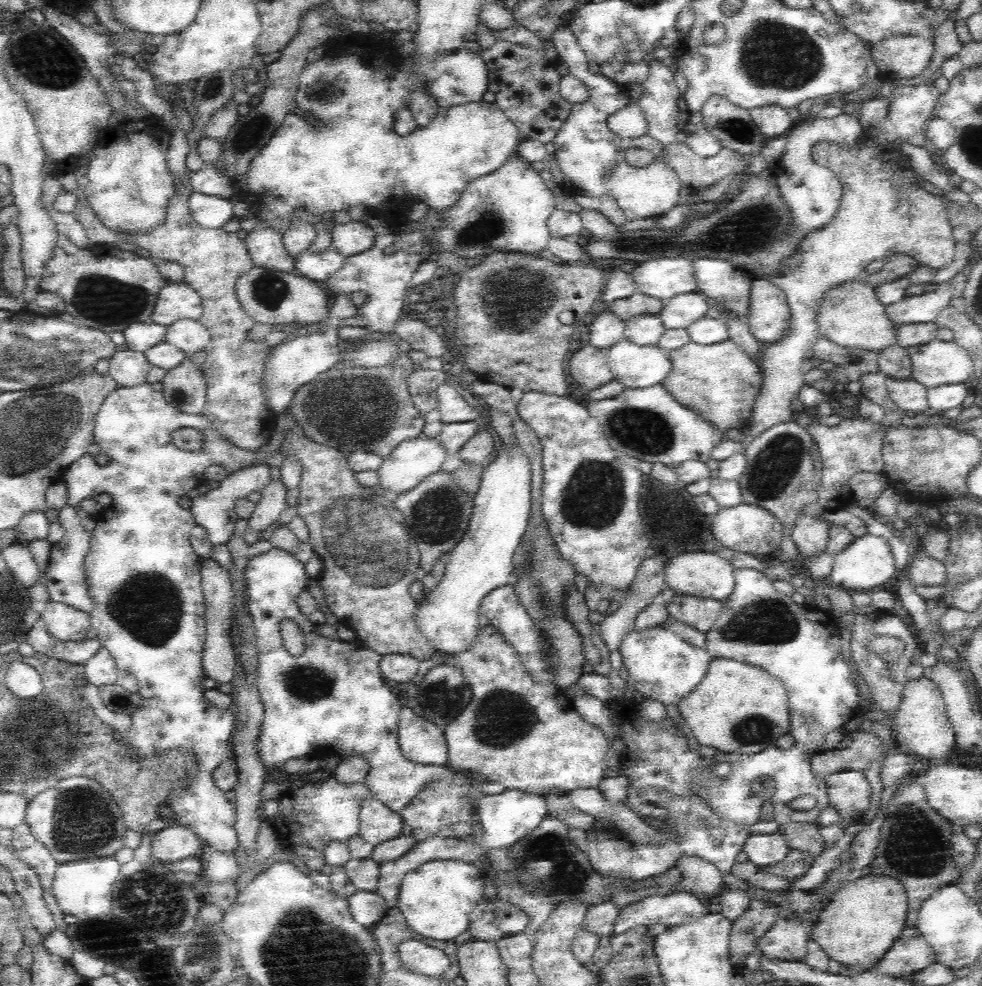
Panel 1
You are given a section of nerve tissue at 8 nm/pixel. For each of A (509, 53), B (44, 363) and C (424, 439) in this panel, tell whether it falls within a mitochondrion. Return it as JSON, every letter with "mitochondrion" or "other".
{"A":"other","B":"mitochondrion","C":"other"}

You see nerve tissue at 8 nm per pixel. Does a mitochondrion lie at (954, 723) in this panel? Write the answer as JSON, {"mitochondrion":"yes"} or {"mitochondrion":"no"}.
{"mitochondrion":"no"}

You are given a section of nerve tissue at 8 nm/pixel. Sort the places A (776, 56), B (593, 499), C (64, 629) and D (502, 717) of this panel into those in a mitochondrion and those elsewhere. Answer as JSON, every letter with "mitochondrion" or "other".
{"A":"mitochondrion","B":"mitochondrion","C":"other","D":"mitochondrion"}

